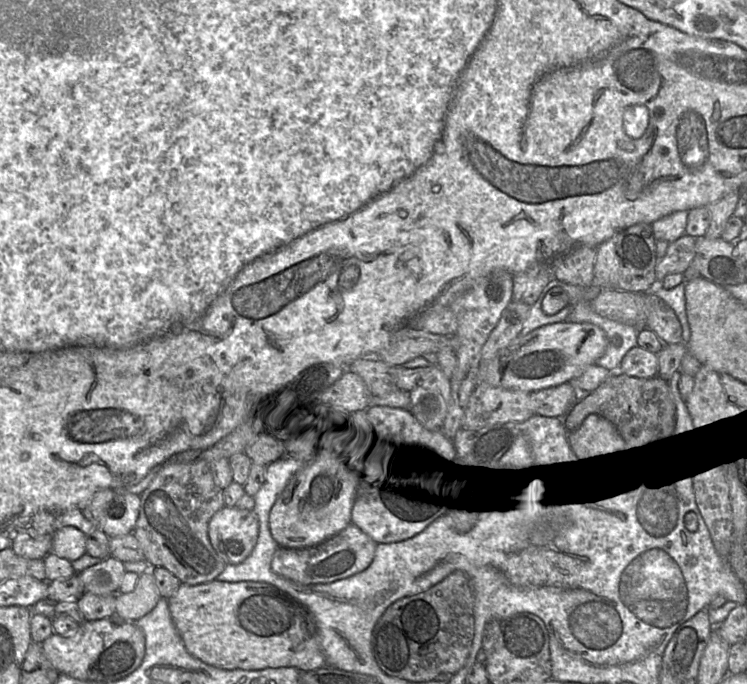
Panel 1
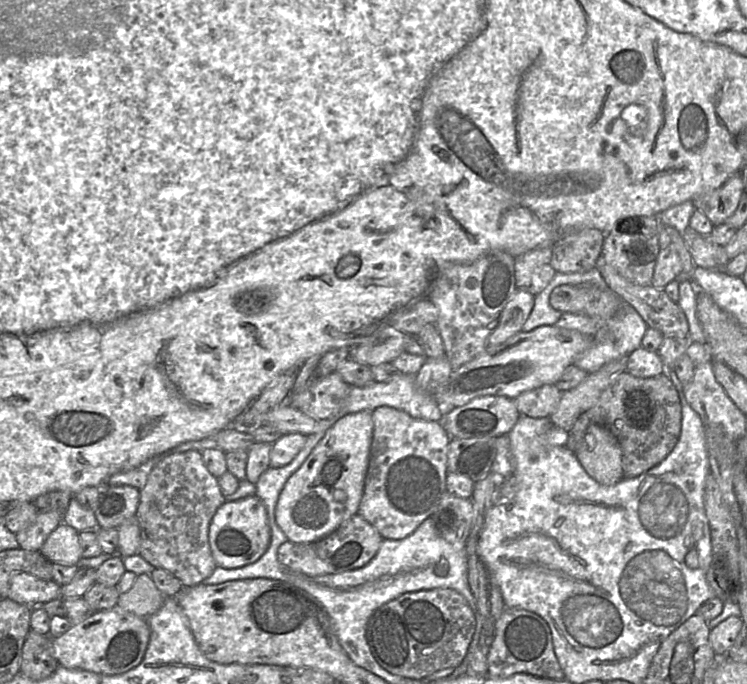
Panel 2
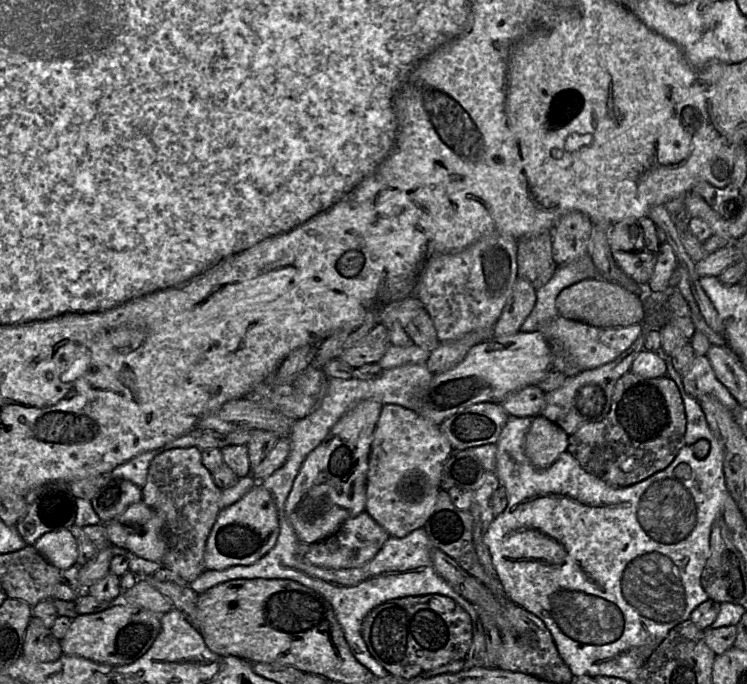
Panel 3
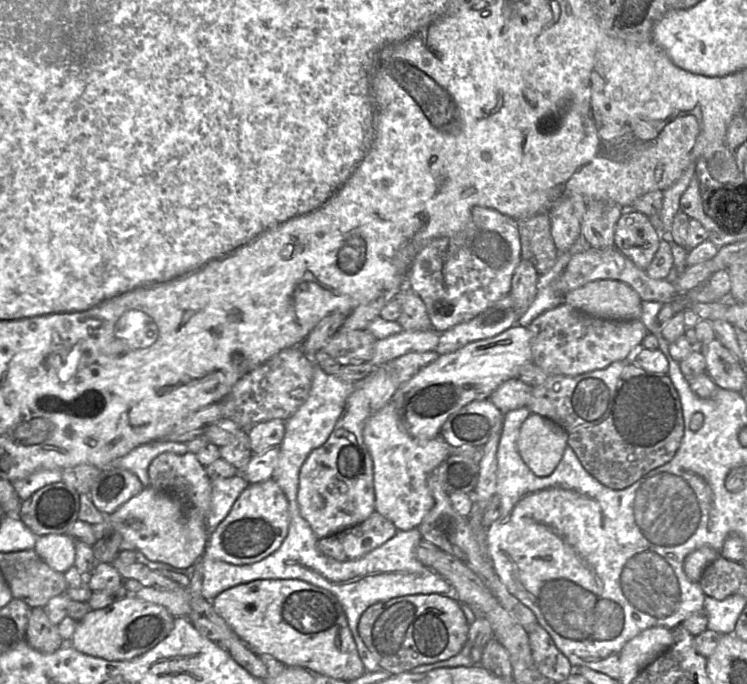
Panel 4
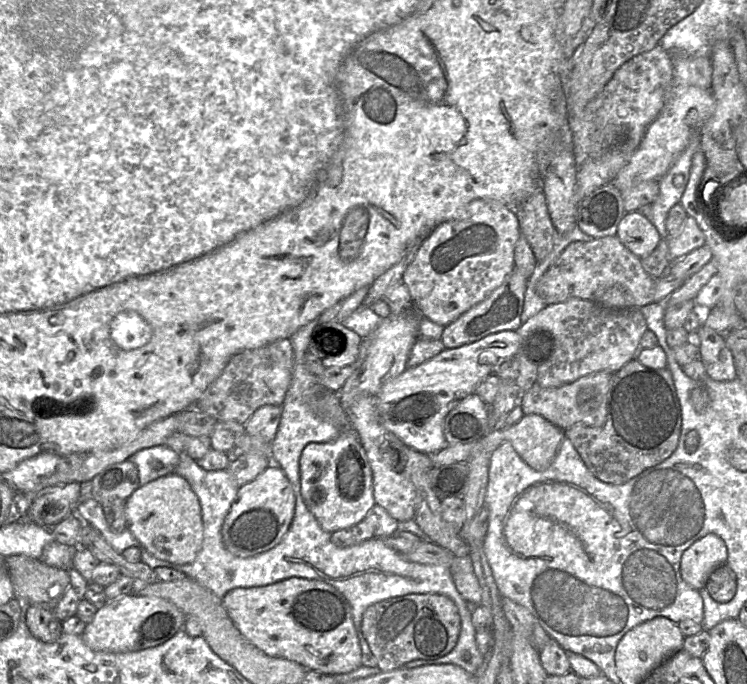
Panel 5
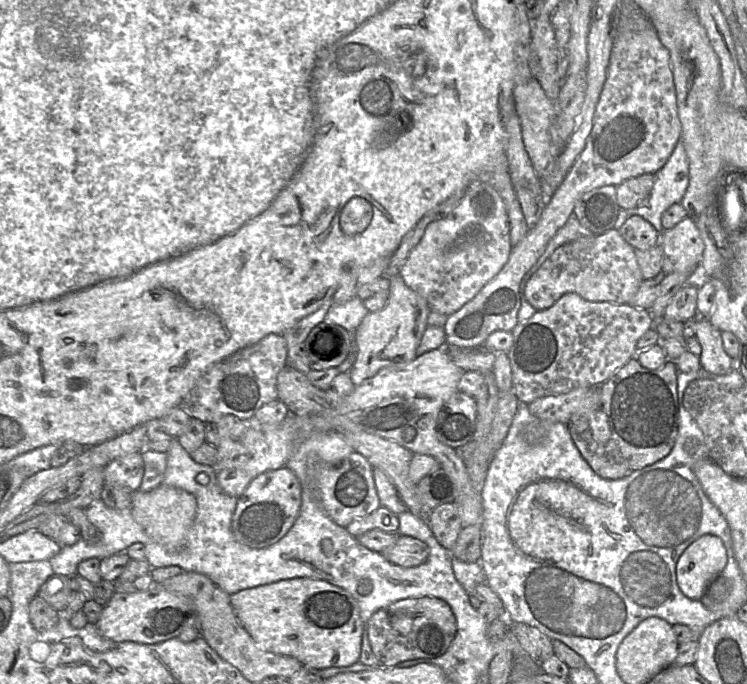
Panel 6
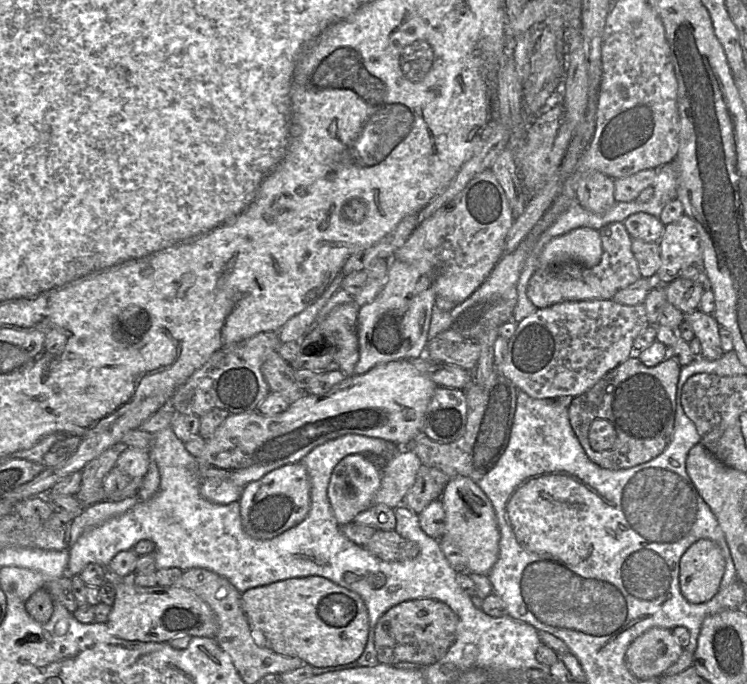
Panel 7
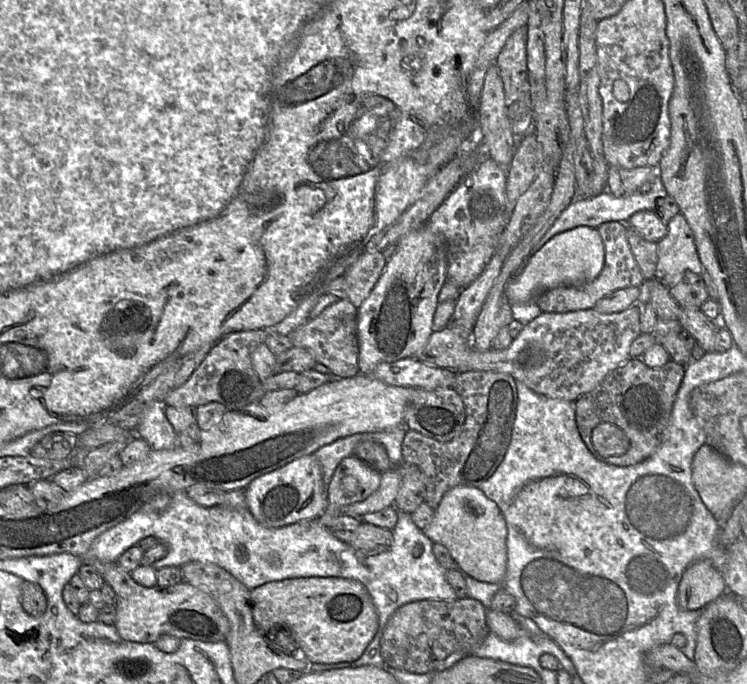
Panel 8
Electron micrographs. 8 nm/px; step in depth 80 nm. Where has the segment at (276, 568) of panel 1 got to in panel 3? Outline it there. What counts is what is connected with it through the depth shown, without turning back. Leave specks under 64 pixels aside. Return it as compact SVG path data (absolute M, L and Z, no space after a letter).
M363 512L345 521L327 538L311 544L300 544L299 555L309 563L327 569L349 569L360 567L380 551L391 536L368 513Z

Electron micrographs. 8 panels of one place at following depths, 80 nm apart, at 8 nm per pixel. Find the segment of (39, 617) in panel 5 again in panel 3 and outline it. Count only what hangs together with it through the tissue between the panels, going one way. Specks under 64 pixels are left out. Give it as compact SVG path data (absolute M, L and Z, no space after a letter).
M32 615L24 636L23 655L33 662L52 662L62 655L60 640Z

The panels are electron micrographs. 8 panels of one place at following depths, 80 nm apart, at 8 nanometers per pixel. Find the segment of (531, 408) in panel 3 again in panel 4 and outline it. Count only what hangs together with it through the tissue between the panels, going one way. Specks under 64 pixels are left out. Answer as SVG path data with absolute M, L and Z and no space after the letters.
M517 378L503 382L493 391L489 400L503 413L526 407L532 388Z

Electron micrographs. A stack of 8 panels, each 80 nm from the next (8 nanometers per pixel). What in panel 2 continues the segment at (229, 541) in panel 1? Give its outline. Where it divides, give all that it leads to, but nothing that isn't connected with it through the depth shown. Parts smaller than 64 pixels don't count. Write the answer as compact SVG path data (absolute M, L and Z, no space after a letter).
M257 496L225 501L216 511L209 526L209 544L217 567L239 568L256 562L268 549L271 531L267 510Z

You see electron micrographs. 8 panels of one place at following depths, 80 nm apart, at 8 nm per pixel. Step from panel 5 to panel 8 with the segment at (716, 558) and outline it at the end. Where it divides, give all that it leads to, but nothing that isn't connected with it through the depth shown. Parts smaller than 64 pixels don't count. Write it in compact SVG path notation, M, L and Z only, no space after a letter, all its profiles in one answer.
M696 561L682 575L677 594L678 605L685 610L703 608L725 593L725 584L721 571L710 562Z

